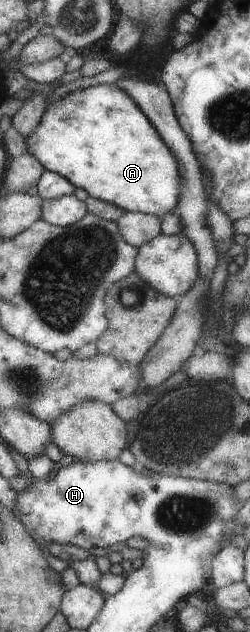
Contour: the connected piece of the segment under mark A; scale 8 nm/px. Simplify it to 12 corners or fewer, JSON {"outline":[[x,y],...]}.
{"outline":[[102,83],[49,103],[25,153],[124,212],[174,211],[175,158]]}

